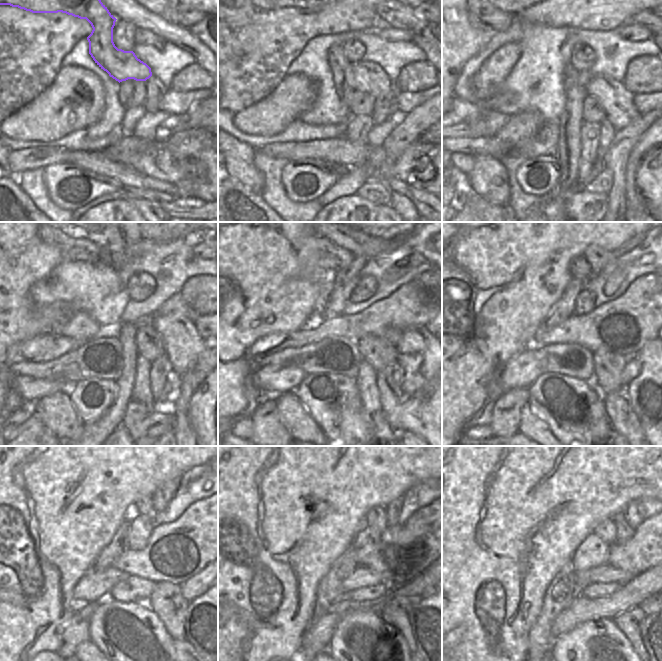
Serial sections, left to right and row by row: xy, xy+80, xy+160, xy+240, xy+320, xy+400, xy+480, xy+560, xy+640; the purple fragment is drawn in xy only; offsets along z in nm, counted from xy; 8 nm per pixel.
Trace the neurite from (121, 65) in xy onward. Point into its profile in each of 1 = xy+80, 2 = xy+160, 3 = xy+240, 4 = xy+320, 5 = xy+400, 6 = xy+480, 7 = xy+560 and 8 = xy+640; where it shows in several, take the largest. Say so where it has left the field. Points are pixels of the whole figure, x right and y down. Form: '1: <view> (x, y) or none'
1: xy+80 (364, 76)
2: xy+160 (616, 100)
3: xy+240 (182, 343)
4: xy+320 (421, 356)
5: xy+400 (645, 393)
6: xy+480 (197, 620)
7: xy+560 (421, 626)
8: xy+640 (645, 626)

